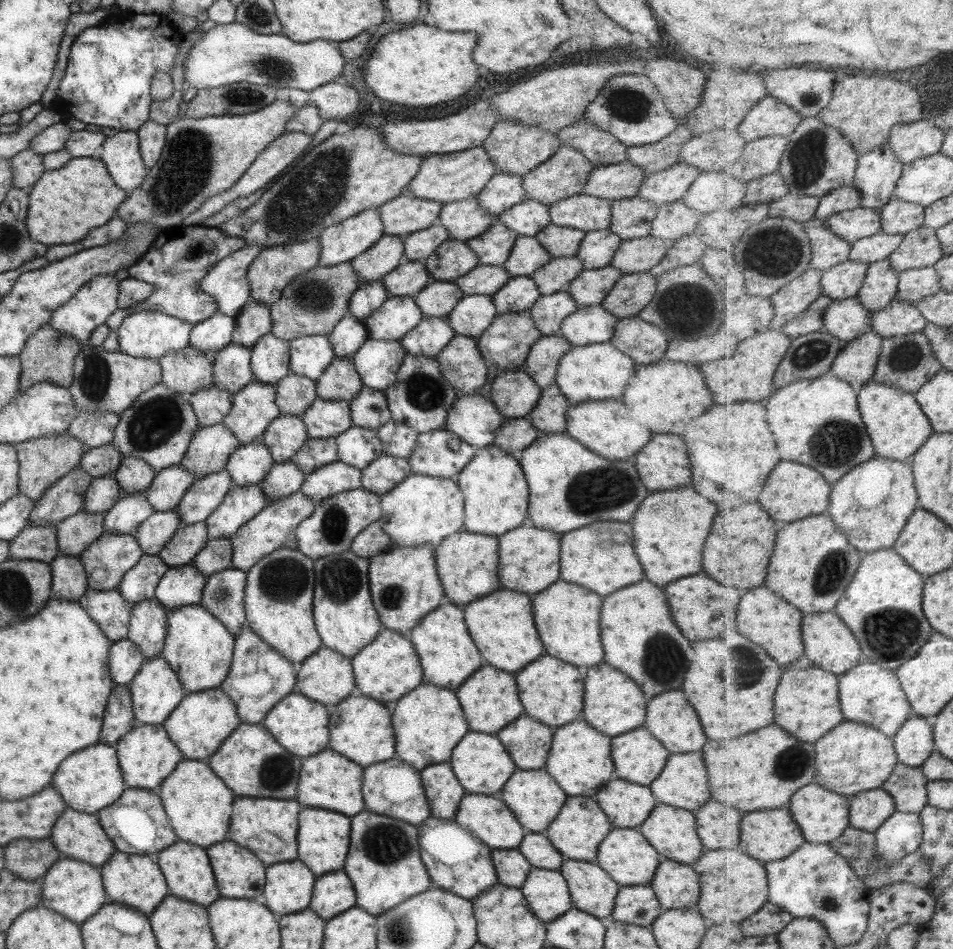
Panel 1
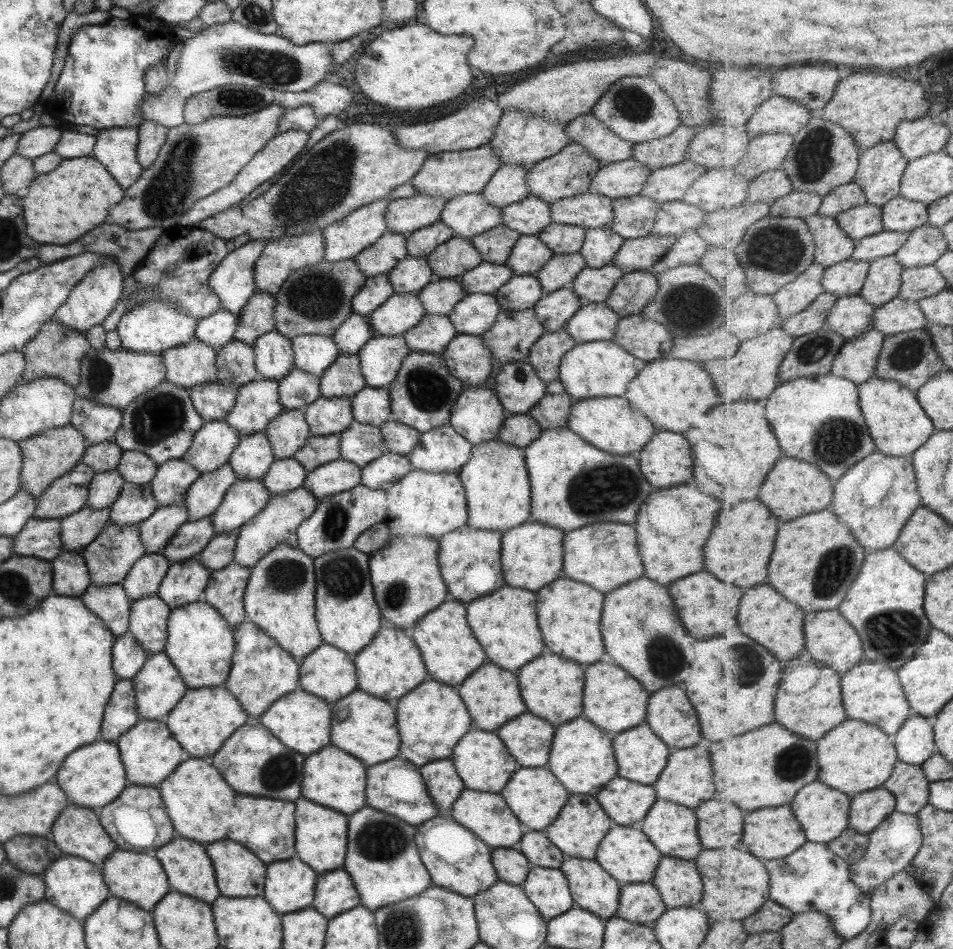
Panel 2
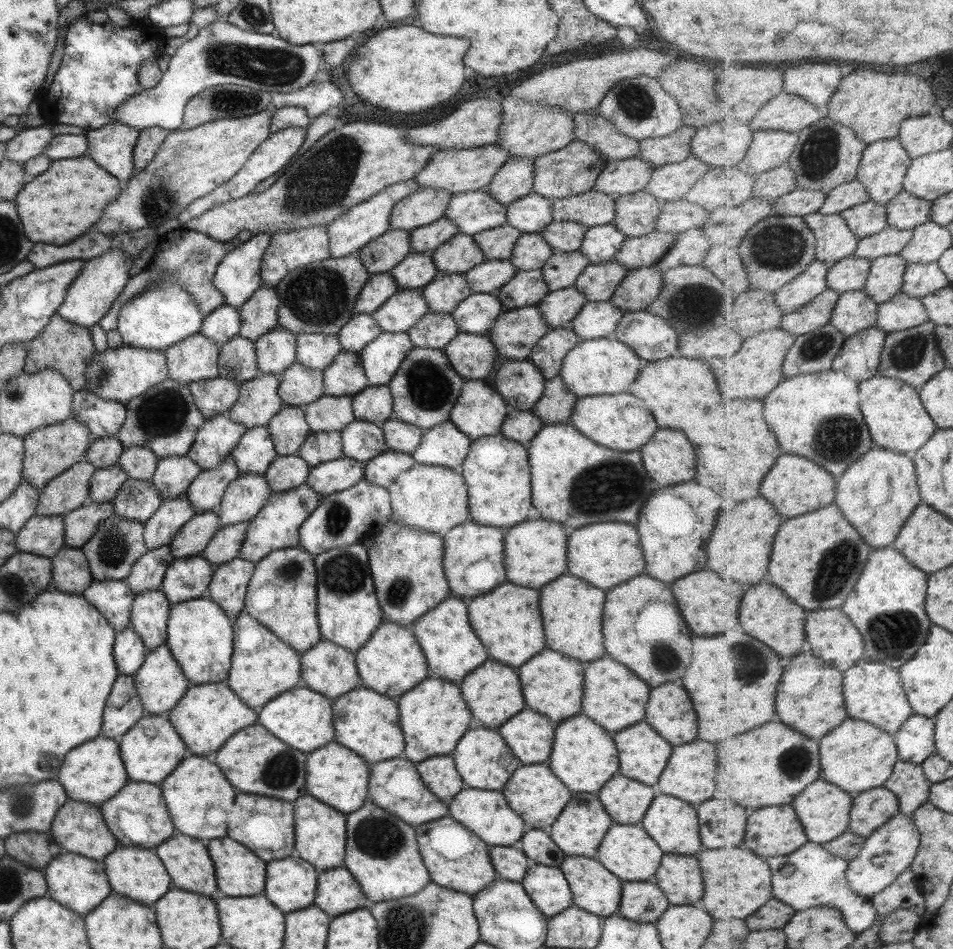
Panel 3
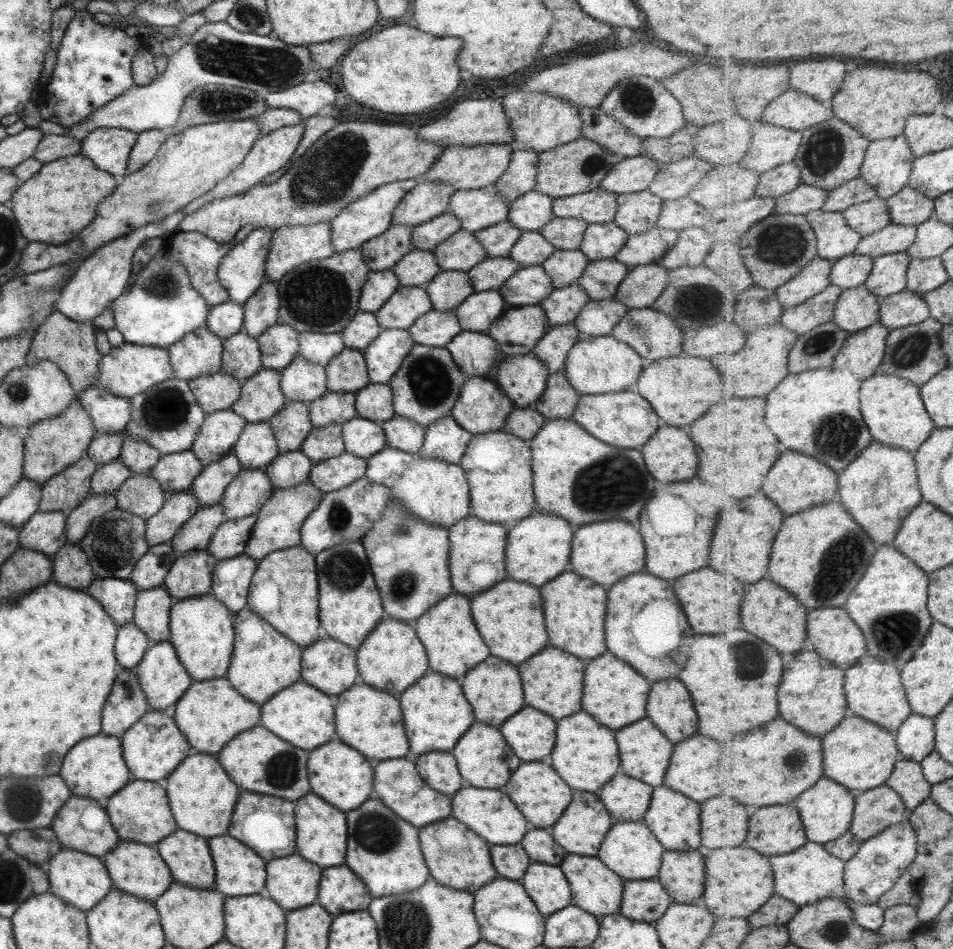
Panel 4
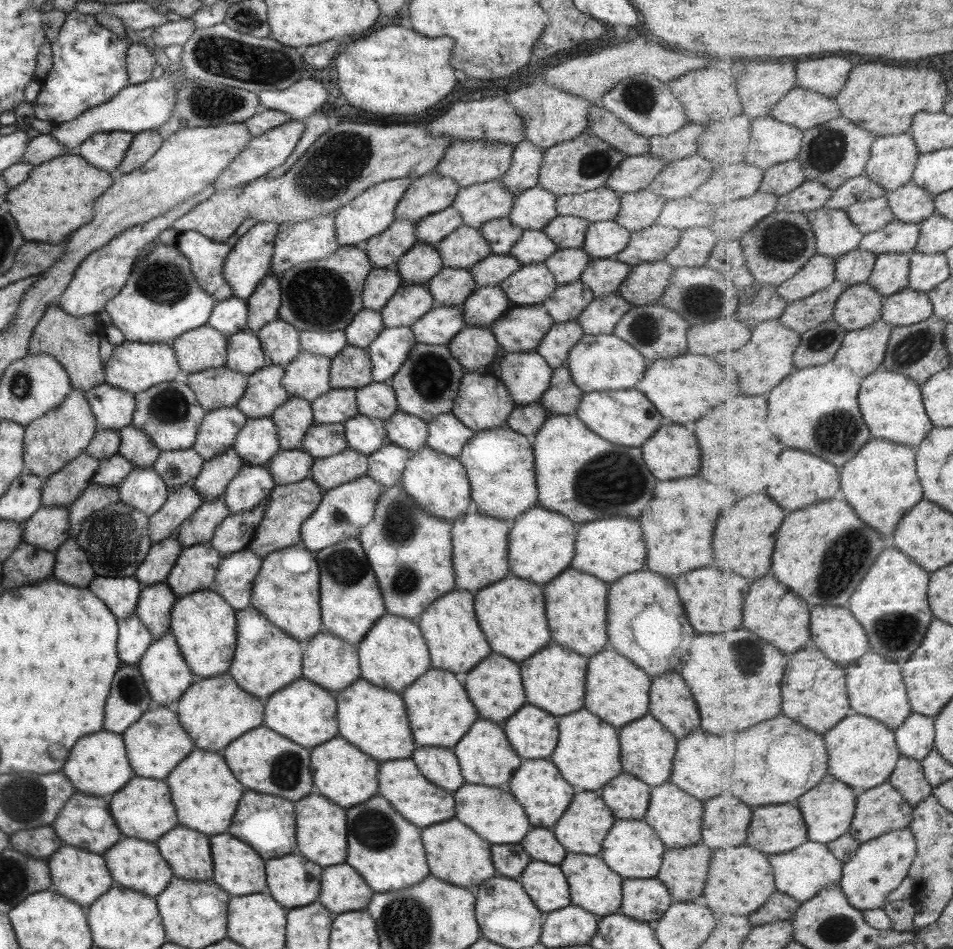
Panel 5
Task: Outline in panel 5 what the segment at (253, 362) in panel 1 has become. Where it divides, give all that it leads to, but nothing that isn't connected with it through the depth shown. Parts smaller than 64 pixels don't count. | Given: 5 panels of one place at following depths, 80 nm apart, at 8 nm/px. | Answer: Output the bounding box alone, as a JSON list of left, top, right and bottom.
[256,318,300,367]

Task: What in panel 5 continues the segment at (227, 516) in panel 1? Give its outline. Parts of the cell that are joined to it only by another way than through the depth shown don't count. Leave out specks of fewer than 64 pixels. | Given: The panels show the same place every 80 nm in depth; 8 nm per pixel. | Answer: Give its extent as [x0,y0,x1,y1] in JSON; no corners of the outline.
[221,464,275,514]

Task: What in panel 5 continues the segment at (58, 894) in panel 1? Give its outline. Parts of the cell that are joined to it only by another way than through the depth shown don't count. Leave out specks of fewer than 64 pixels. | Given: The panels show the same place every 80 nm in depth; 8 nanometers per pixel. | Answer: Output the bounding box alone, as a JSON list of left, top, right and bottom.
[45,844,115,909]

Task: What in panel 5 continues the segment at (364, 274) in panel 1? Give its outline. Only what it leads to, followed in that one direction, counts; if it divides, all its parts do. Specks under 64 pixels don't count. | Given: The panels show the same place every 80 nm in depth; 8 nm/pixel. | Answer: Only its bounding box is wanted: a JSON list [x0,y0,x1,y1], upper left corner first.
[361,220,414,269]

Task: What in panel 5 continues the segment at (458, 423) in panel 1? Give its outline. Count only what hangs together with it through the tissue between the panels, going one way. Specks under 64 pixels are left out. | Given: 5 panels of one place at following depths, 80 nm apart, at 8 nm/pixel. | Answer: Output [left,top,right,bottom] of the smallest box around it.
[450,371,515,433]

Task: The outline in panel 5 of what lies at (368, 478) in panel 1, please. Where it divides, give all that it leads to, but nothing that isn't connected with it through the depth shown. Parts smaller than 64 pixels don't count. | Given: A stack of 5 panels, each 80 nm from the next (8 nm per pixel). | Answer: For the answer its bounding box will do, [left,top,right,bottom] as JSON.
[366,442,411,487]

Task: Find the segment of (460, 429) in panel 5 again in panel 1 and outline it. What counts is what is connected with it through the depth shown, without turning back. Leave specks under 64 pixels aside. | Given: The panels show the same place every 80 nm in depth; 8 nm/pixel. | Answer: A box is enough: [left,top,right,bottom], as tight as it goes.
[406,428,473,479]

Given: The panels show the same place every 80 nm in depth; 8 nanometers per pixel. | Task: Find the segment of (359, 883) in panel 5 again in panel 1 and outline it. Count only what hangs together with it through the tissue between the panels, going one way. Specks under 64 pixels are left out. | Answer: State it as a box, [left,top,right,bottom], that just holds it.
[307,871,356,922]

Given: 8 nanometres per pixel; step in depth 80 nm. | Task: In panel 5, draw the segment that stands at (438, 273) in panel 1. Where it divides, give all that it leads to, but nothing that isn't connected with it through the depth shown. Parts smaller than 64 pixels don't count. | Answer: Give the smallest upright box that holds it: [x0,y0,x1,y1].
[434,224,490,269]

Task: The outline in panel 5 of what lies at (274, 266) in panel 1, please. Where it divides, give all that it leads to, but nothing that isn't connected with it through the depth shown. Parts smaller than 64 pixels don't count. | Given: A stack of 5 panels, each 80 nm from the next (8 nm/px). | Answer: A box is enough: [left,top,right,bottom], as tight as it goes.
[269,214,337,277]

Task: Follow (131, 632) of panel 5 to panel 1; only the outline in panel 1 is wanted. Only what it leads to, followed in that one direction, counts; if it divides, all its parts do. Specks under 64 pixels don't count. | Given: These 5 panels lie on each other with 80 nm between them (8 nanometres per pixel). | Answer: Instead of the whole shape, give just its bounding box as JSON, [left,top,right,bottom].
[108,638,145,685]

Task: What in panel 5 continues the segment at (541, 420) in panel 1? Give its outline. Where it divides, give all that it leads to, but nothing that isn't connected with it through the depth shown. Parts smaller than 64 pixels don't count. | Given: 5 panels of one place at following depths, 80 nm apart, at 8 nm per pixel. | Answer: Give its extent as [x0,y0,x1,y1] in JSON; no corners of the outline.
[537,365,581,415]

